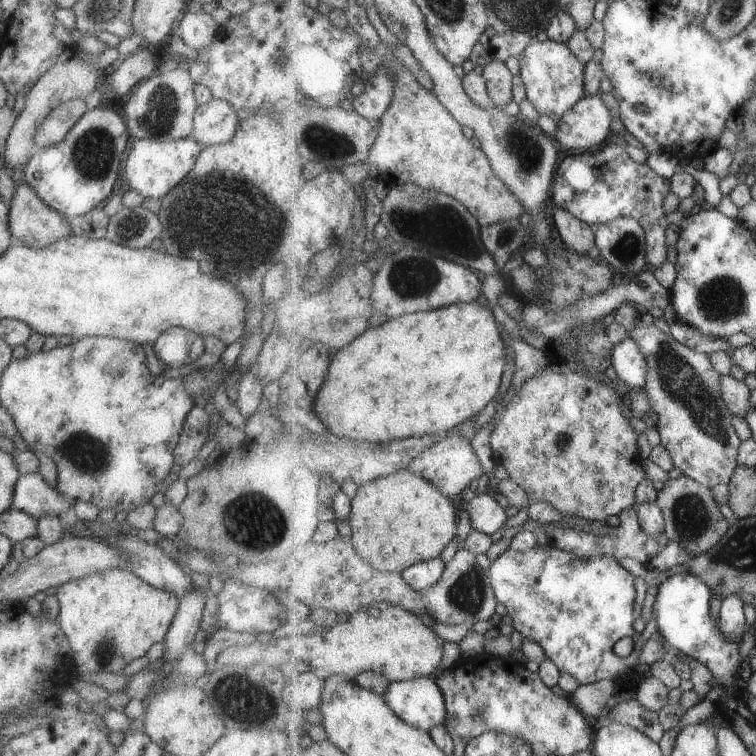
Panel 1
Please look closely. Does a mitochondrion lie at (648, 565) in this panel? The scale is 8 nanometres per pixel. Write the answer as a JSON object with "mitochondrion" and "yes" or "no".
{"mitochondrion":"no"}

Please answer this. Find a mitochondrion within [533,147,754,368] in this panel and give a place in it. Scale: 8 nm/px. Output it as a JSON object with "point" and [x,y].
{"point":[723,298]}

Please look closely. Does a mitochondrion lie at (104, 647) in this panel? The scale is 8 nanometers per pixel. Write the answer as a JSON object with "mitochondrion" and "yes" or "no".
{"mitochondrion":"yes"}

